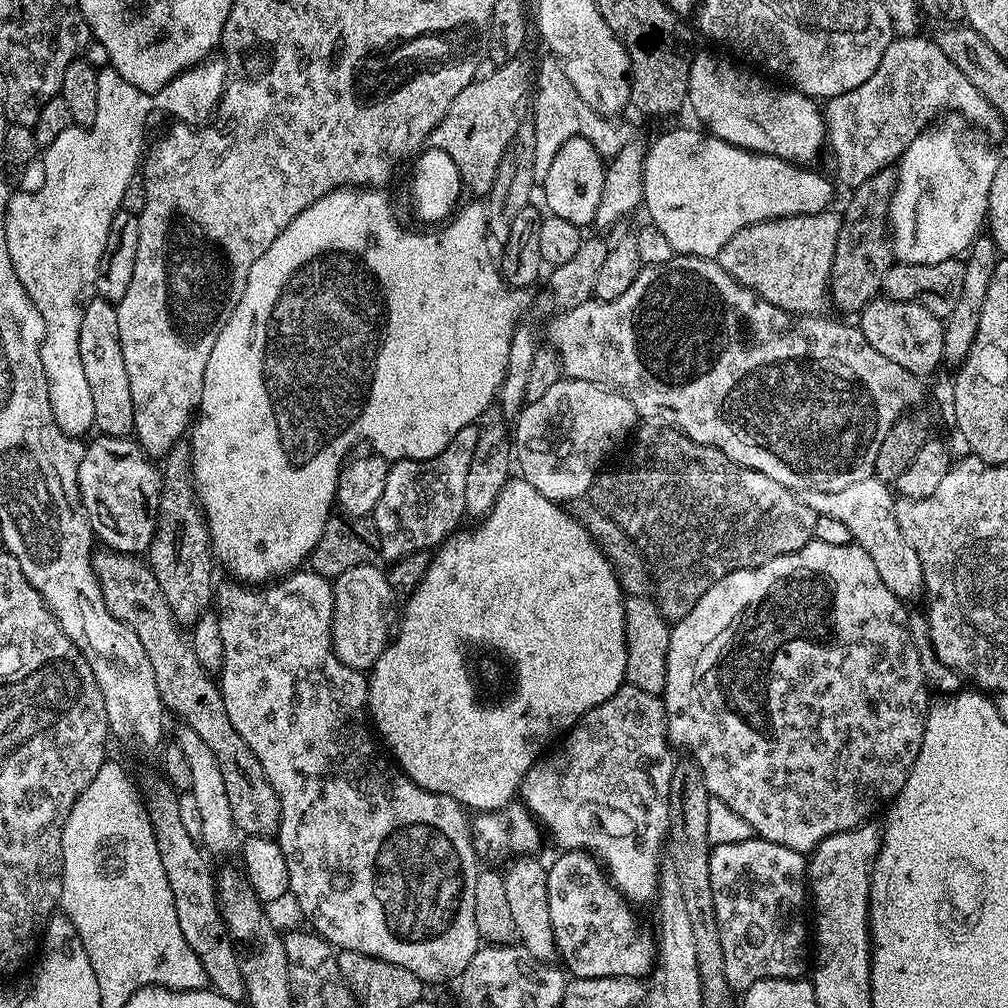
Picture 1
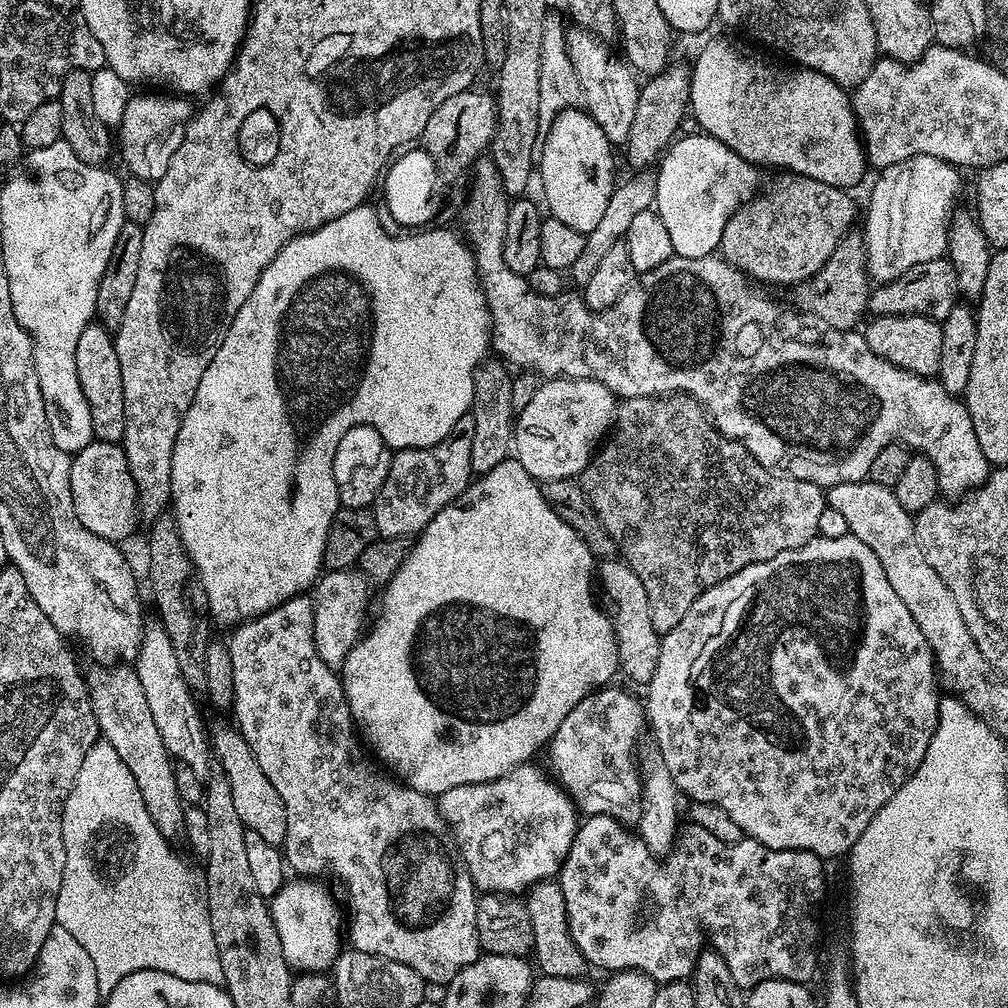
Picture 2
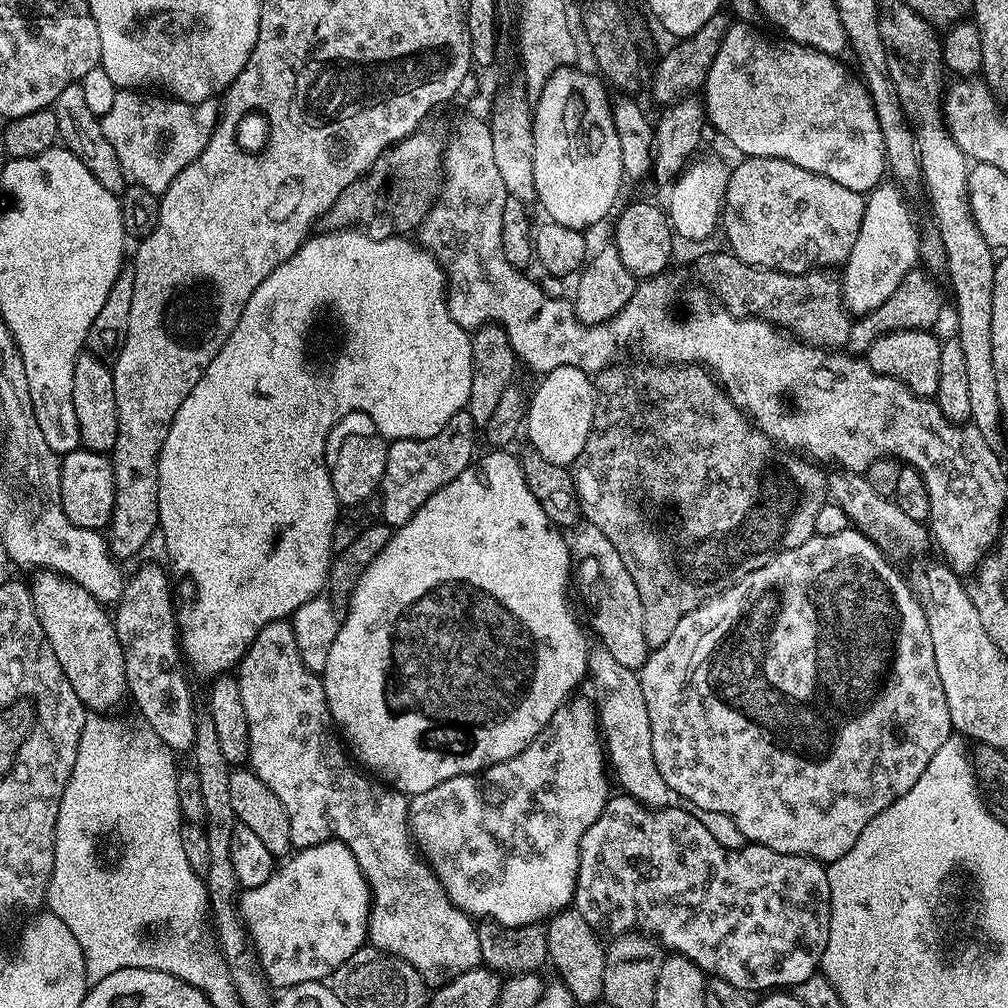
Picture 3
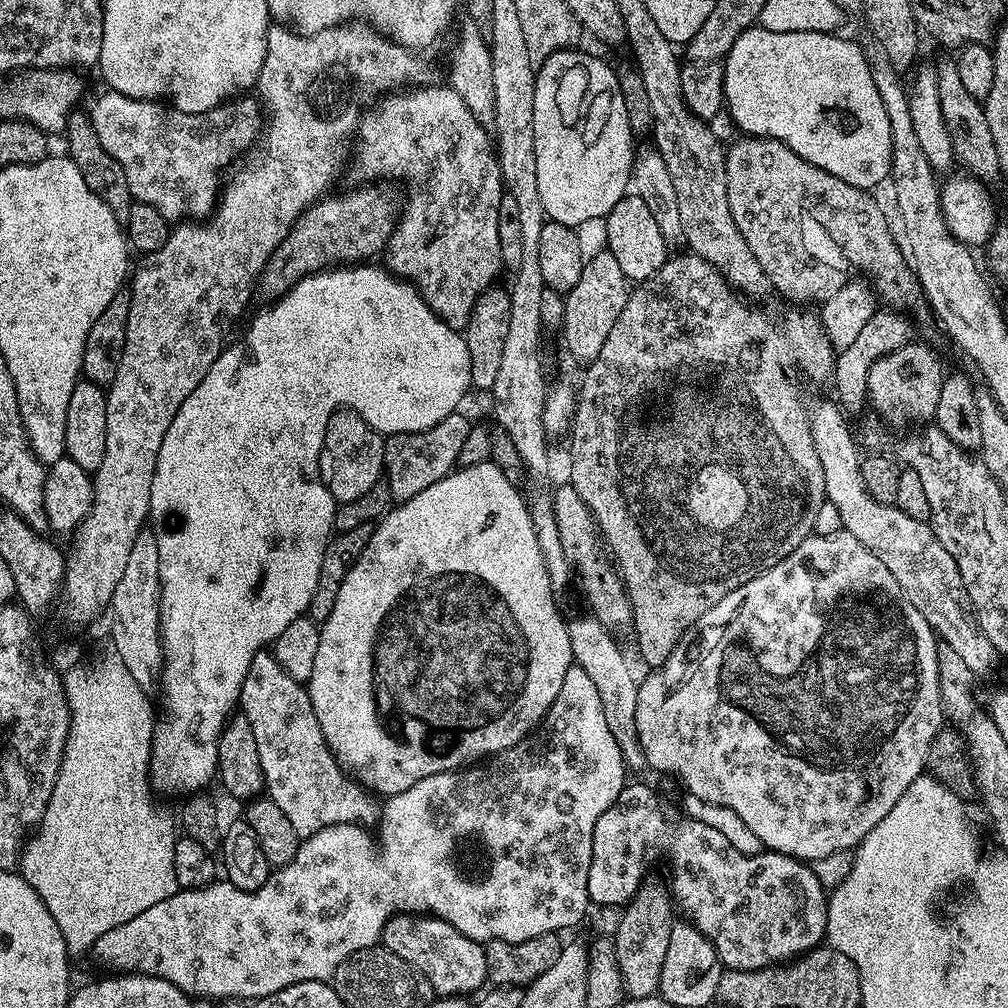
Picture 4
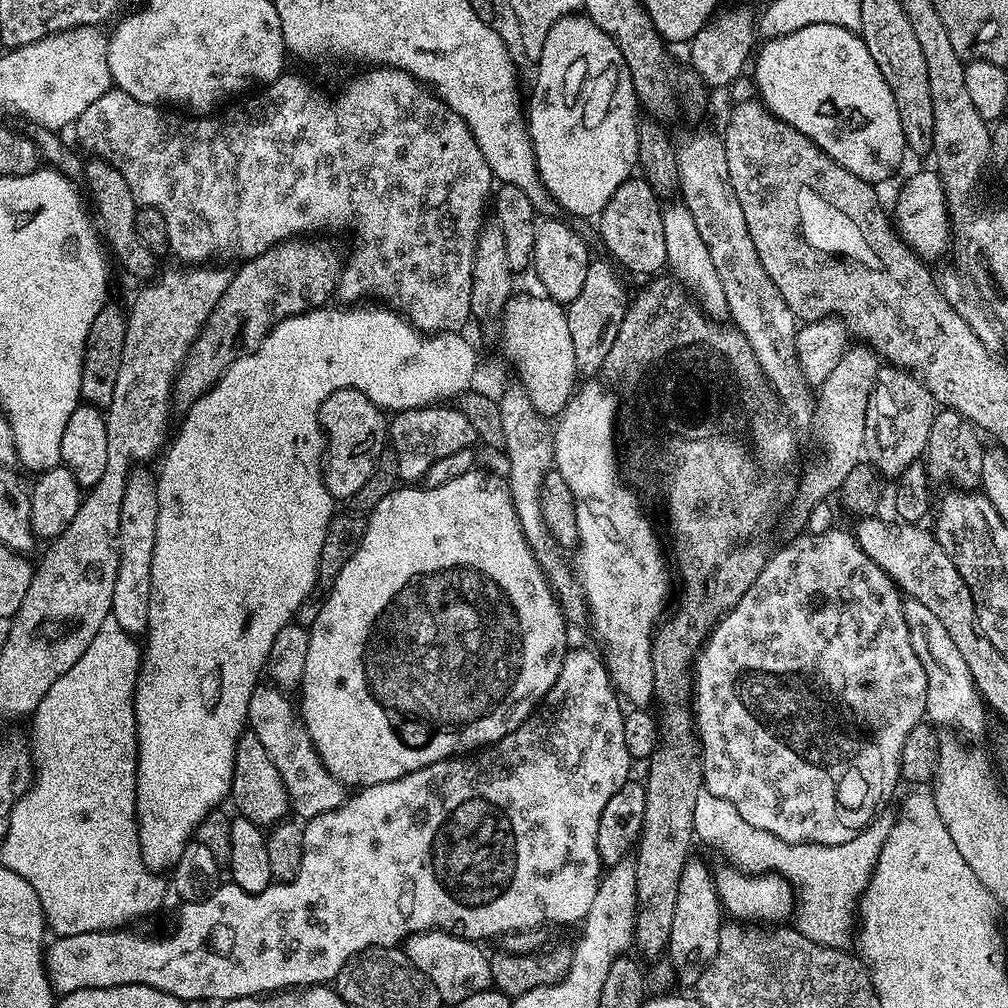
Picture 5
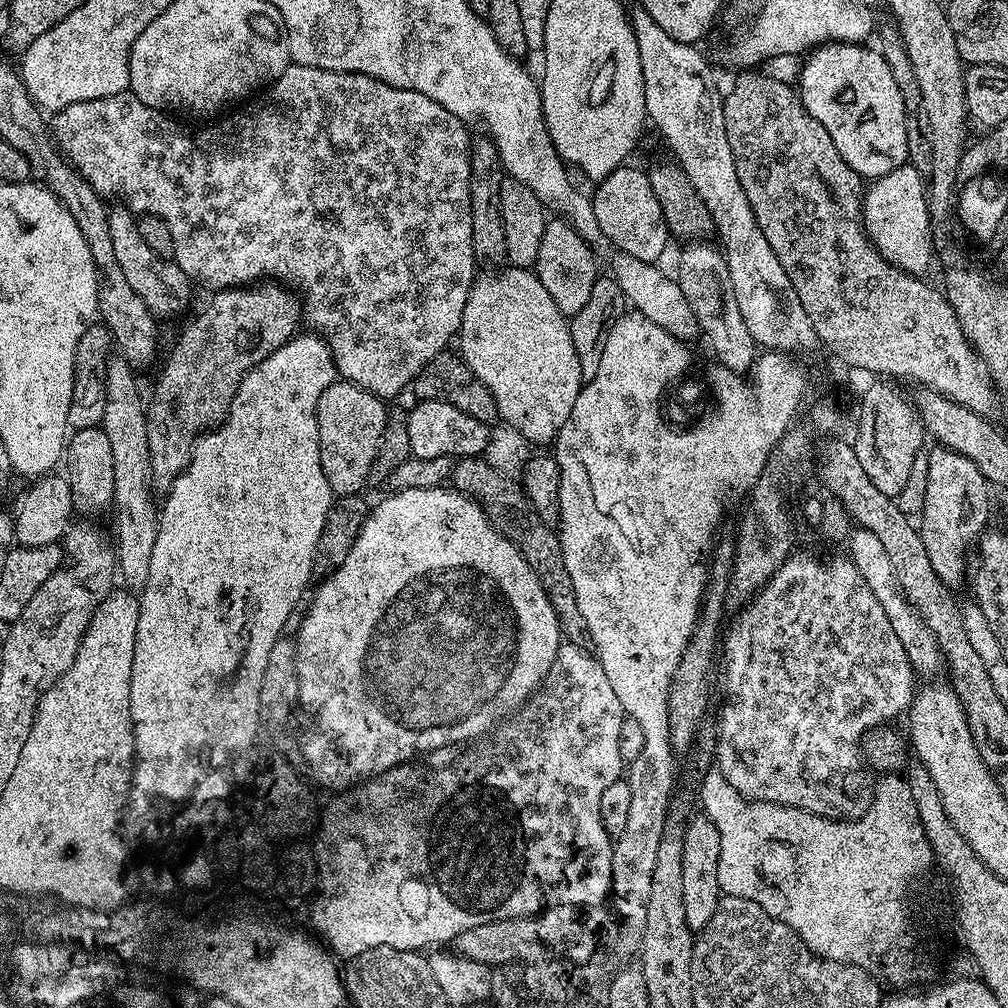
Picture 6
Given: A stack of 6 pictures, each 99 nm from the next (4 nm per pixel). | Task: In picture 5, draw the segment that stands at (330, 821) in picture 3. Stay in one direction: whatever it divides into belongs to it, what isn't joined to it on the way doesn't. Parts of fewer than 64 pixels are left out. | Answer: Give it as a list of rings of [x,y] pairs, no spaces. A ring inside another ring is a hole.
[[[271,683],[257,684],[254,694],[250,694],[247,727],[258,738],[258,742],[266,746],[270,762],[278,766],[278,774],[282,774],[291,811],[297,812],[295,815],[301,821],[307,822],[318,814],[326,814],[342,806],[346,799],[346,788],[338,778],[334,778],[334,774],[330,774],[330,770],[326,770],[297,705],[293,701],[291,704],[284,696],[287,695]],[[418,932],[403,941],[402,950],[430,982],[434,982],[434,990],[438,990],[441,1001],[445,1005],[454,1006],[462,1002],[462,998],[470,998],[470,994],[478,994],[478,990],[493,987],[490,974],[490,956],[484,953],[479,943],[464,940],[451,932]]]

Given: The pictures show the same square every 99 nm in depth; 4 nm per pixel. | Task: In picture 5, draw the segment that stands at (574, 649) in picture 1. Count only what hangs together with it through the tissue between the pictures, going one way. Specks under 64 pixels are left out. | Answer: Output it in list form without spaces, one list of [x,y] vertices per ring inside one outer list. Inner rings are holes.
[[[473,470],[467,472],[462,474],[462,478],[454,478],[454,482],[446,482],[446,486],[438,486],[437,488],[400,486],[386,498],[382,498],[382,502],[378,502],[378,506],[367,517],[364,525],[364,537],[358,546],[358,550],[354,550],[350,562],[346,562],[346,566],[342,566],[338,578],[332,583],[332,589],[324,597],[322,614],[318,614],[318,618],[311,628],[308,629],[310,650],[306,654],[304,681],[301,682],[298,689],[299,695],[301,694],[300,700],[298,699],[298,711],[304,721],[304,725],[308,728],[310,738],[314,742],[316,752],[322,758],[326,770],[330,770],[330,774],[334,774],[334,778],[338,778],[341,784],[349,789],[359,790],[369,788],[375,784],[381,784],[382,782],[394,782],[414,770],[422,770],[426,766],[430,766],[434,762],[442,762],[443,760],[450,760],[454,756],[471,754],[479,749],[489,747],[502,738],[506,738],[506,734],[518,730],[518,726],[522,726],[524,719],[537,711],[538,705],[543,701],[544,695],[550,690],[550,686],[554,686],[554,682],[558,678],[558,670],[562,670],[564,655],[570,650],[570,643],[568,644],[568,631],[570,631],[570,628],[564,619],[560,603],[556,600],[555,594],[552,593],[547,575],[538,566],[530,546],[526,546],[526,538],[522,534],[522,526],[518,522],[518,514],[514,510],[514,502],[510,498],[510,490],[507,483],[501,477],[499,480],[492,472],[480,471]]]

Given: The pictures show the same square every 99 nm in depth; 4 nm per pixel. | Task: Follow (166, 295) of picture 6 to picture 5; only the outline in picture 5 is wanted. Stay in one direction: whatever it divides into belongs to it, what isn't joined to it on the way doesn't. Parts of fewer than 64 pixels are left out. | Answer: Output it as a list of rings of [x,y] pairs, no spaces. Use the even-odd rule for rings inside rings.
[[[88,158],[84,161],[83,183],[88,184],[88,192],[92,195],[90,208],[94,213],[95,223],[98,225],[103,243],[106,245],[107,251],[114,257],[115,263],[117,260],[132,276],[155,277],[158,272],[158,267],[156,268],[158,256],[136,237],[135,216],[138,205],[134,194],[130,194],[130,186],[126,183],[126,178],[122,178],[122,174],[118,174],[118,170],[114,170],[114,166],[110,166],[105,160]]]

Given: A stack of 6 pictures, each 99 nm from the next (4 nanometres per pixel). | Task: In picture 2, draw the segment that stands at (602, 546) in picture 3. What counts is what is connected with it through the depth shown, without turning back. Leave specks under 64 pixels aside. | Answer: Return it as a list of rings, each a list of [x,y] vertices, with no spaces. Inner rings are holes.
[[[621,559],[605,561],[598,568],[598,584],[604,587],[604,596],[608,599],[612,629],[616,635],[619,671],[625,672],[634,683],[646,686],[654,678],[654,669],[658,666],[658,650],[661,633],[654,630],[650,622],[650,602],[646,602],[646,586],[638,578],[631,566]]]

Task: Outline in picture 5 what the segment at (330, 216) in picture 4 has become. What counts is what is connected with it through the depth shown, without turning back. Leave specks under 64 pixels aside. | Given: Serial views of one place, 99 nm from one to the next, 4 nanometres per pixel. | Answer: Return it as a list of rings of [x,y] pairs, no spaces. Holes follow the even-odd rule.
[[[293,238],[284,240],[275,248],[266,250],[261,256],[254,256],[239,265],[237,272],[231,273],[226,290],[214,306],[210,318],[204,328],[192,343],[192,349],[184,359],[184,365],[176,373],[176,385],[172,387],[172,399],[175,407],[186,410],[202,394],[206,394],[220,380],[220,375],[233,364],[241,354],[254,352],[264,341],[272,329],[272,325],[282,322],[291,316],[307,312],[309,308],[319,308],[329,303],[330,297],[336,291],[336,283],[340,278],[342,267],[342,252],[339,252],[328,238]]]

